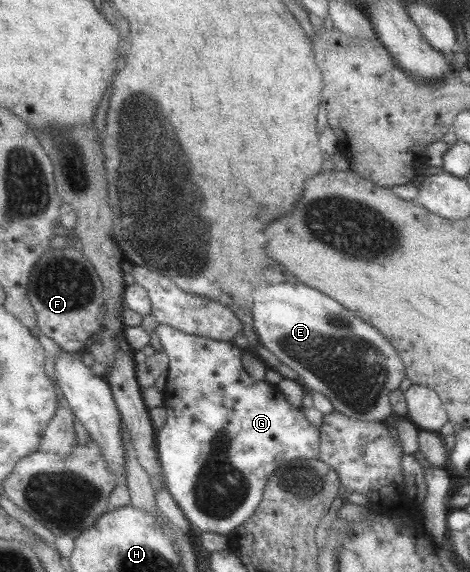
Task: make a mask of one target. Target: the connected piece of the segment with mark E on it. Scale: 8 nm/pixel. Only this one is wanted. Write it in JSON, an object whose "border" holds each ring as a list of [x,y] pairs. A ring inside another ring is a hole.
{"border":[[[303,284],[257,288],[250,312],[258,342],[297,373],[307,392],[323,394],[336,412],[348,418],[370,422],[393,415],[388,395],[403,380],[403,361],[373,326]]]}

